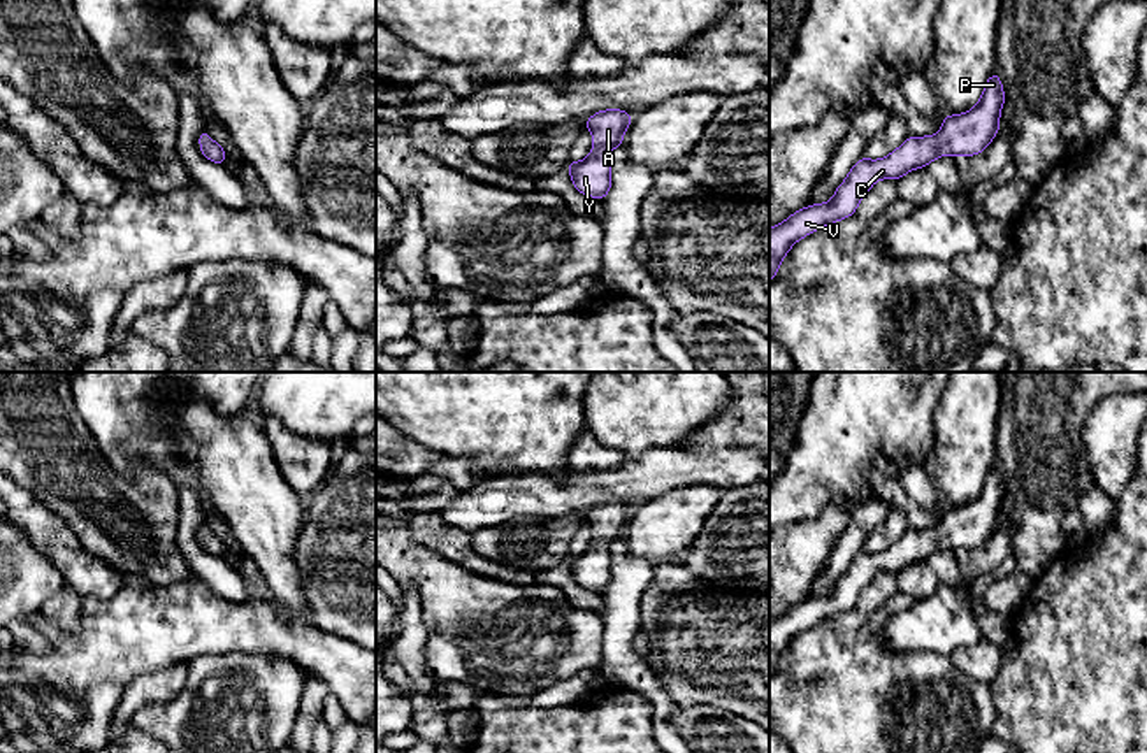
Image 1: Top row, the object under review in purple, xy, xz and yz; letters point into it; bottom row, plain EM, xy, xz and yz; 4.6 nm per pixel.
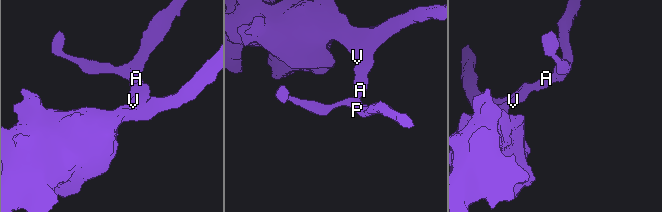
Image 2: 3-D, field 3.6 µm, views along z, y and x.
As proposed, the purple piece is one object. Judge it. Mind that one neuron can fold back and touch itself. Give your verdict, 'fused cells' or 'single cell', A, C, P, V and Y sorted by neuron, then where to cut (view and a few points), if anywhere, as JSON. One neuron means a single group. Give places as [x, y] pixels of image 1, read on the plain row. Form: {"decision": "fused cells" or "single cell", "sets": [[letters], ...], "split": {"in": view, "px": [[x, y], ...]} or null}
{"decision": "single cell", "sets": [["A", "C", "P", "V", "Y"]], "split": null}

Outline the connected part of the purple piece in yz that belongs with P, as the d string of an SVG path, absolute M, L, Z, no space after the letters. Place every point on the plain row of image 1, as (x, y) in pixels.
M996 463L985 474L978 497L963 507L943 509L936 528L910 528L898 542L880 553L862 549L827 597L806 599L769 621L769 674L776 671L790 641L815 623L850 611L861 592L878 572L899 574L906 565L929 560L934 551L975 549L998 528L1005 484Z

